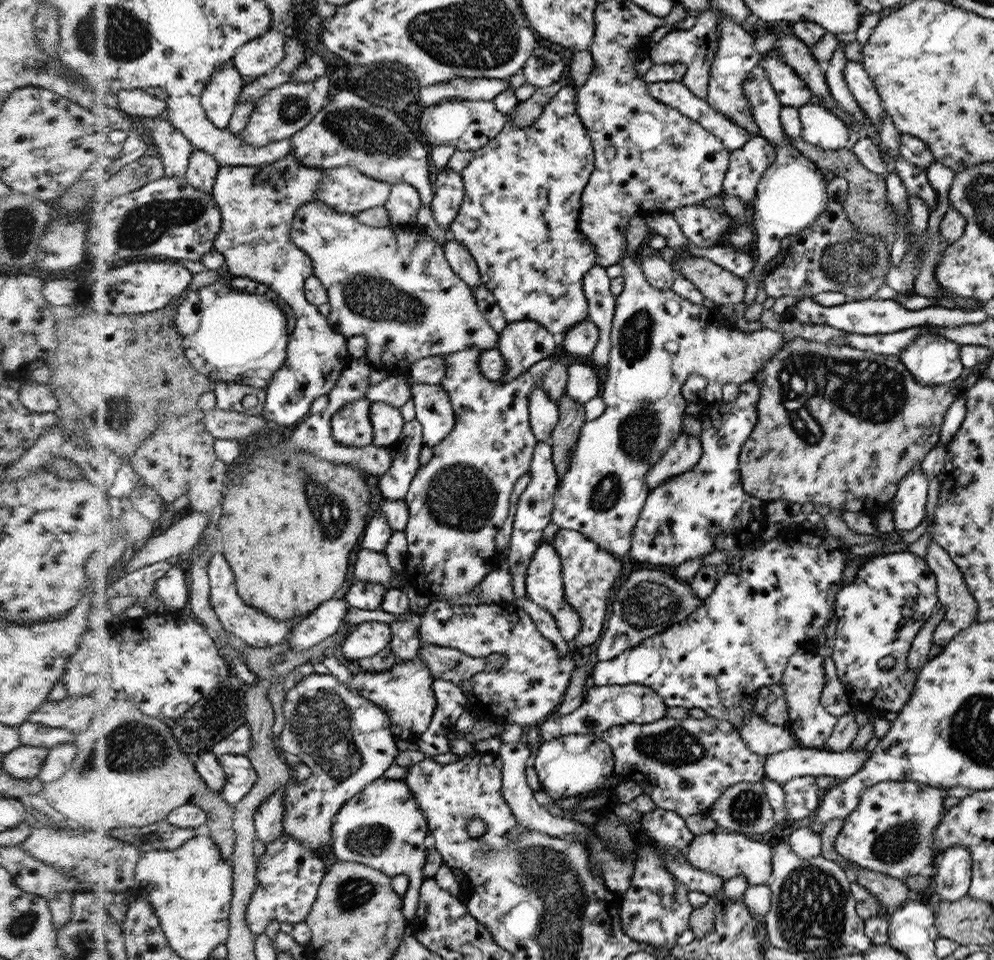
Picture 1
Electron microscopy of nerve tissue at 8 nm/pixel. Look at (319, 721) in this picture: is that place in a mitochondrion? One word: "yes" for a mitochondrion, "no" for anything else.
yes

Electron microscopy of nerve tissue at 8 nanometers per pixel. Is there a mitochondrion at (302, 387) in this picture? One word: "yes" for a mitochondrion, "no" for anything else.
no

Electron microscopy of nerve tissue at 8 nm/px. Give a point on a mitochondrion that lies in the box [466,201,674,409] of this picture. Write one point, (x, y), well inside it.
(636, 336)

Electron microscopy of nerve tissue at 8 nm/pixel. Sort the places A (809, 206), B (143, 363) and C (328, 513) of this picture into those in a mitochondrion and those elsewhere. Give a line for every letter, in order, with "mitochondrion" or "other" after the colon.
A: other
B: other
C: mitochondrion

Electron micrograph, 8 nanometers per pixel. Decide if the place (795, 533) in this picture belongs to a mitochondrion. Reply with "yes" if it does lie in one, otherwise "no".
no

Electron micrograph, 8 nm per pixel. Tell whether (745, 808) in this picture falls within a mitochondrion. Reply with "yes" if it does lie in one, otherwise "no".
yes

